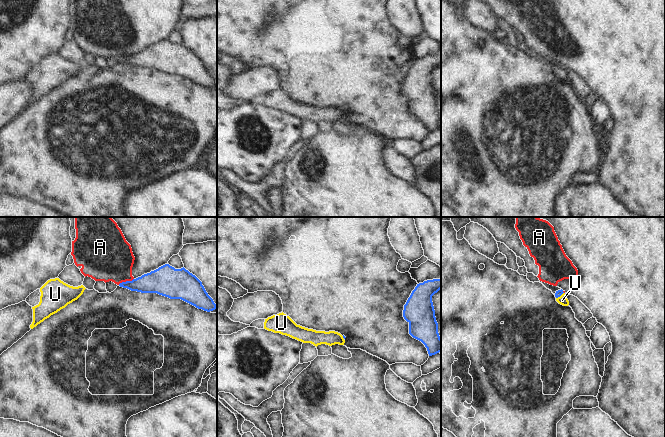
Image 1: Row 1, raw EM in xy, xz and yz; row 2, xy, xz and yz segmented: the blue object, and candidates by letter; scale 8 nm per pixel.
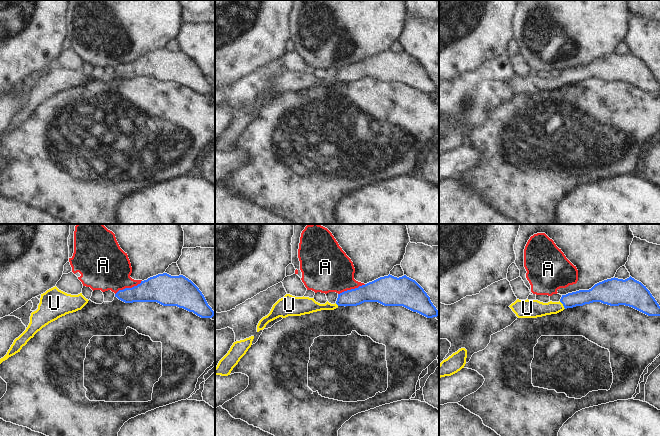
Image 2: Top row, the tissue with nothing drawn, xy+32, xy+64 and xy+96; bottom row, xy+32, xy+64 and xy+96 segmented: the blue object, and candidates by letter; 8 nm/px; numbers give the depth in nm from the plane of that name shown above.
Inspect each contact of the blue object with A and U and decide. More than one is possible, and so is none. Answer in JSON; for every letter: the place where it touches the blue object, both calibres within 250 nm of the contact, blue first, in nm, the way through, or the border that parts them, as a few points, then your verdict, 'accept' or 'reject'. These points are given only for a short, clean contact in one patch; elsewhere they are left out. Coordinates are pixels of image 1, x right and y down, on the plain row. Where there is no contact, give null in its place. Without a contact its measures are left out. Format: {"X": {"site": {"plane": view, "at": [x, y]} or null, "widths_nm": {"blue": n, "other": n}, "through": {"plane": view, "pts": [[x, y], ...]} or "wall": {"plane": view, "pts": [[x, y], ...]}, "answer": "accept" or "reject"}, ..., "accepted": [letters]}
{"A": {"site": {"plane": "xy", "at": [126, 57]}, "widths_nm": {"blue": 190, "other": 380}, "wall": {"plane": "xy", "pts": [[133, 54], [118, 60]]}, "answer": "reject"}, "U": {"site": {"plane": "yz", "at": [559, 72]}, "widths_nm": {"blue": 50, "other": 70}, "through": {"plane": "yz", "pts": [[558, 69], [559, 72], [562, 76]]}, "answer": "accept"}, "accepted": ["U"]}

